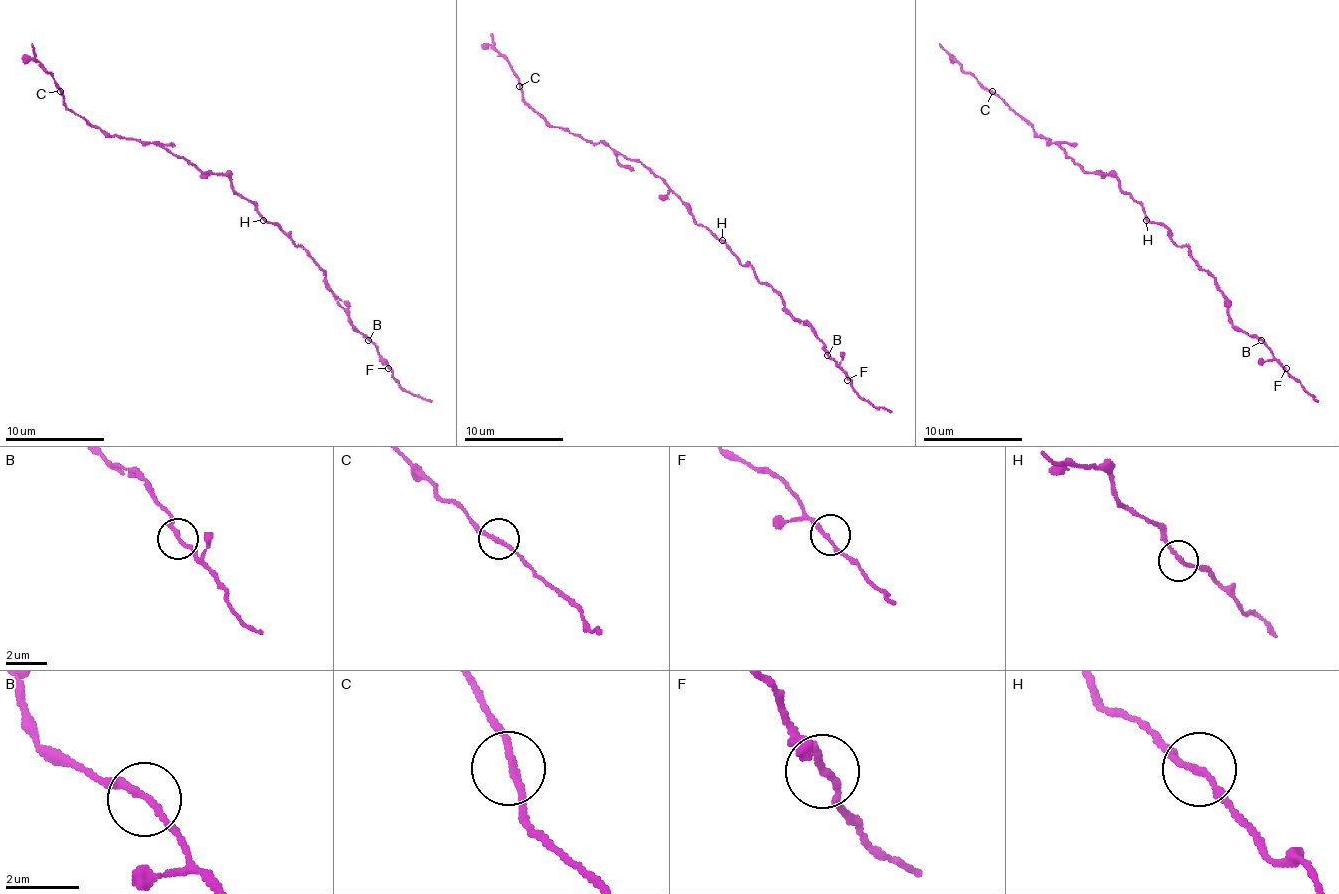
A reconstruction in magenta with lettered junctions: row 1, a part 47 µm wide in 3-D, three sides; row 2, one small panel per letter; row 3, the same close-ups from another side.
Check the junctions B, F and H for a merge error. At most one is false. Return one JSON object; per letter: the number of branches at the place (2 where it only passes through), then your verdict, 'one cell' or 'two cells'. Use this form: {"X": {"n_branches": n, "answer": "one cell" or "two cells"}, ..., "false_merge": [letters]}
{"B": {"n_branches": 2, "answer": "one cell"}, "F": {"n_branches": 2, "answer": "one cell"}, "H": {"n_branches": 2, "answer": "one cell"}, "false_merge": []}

